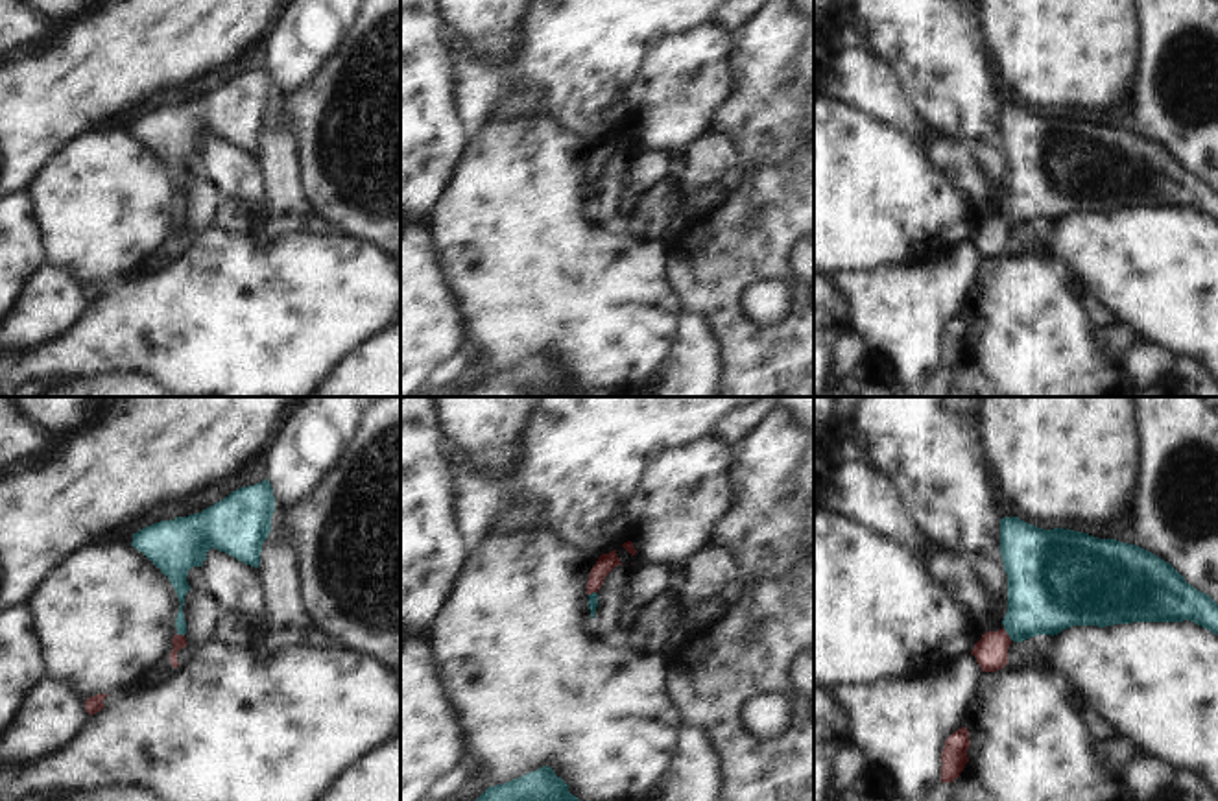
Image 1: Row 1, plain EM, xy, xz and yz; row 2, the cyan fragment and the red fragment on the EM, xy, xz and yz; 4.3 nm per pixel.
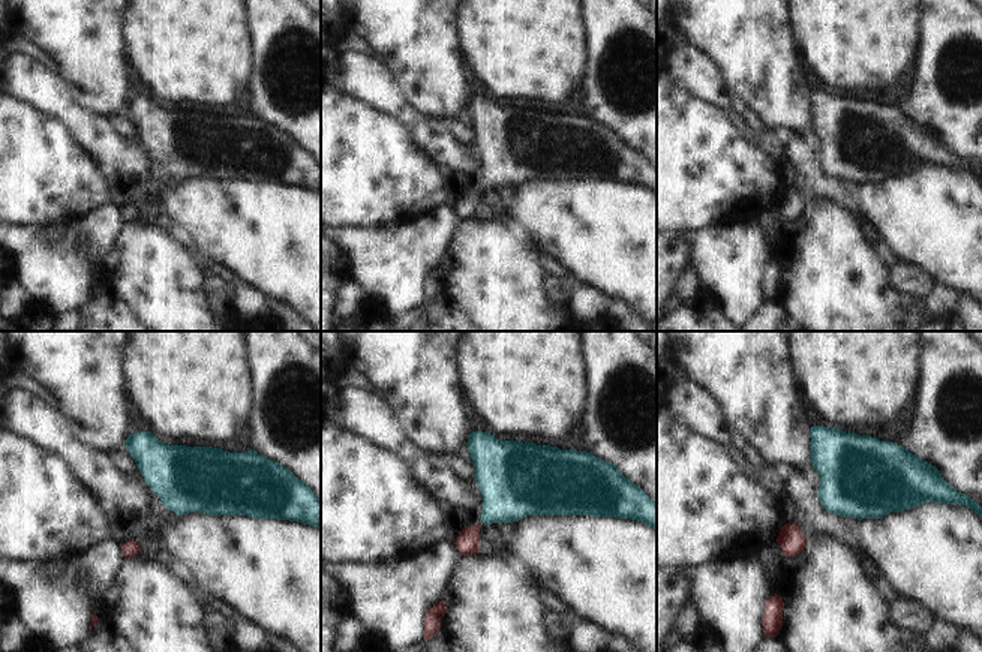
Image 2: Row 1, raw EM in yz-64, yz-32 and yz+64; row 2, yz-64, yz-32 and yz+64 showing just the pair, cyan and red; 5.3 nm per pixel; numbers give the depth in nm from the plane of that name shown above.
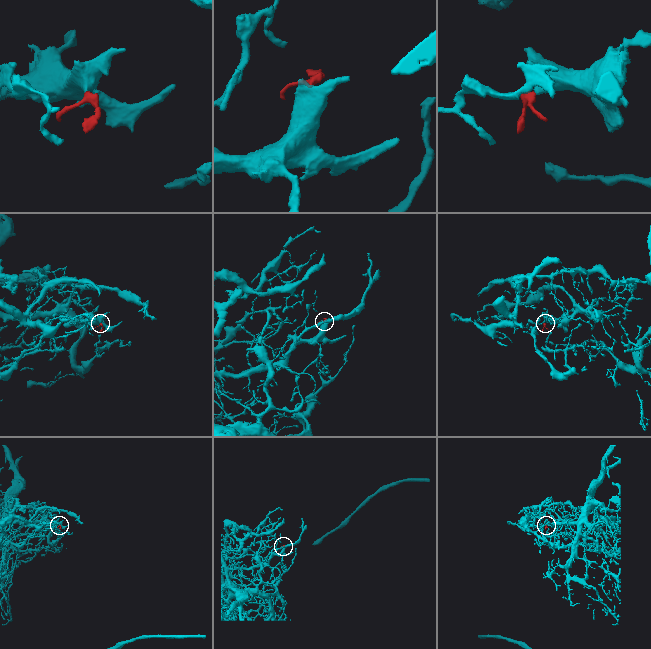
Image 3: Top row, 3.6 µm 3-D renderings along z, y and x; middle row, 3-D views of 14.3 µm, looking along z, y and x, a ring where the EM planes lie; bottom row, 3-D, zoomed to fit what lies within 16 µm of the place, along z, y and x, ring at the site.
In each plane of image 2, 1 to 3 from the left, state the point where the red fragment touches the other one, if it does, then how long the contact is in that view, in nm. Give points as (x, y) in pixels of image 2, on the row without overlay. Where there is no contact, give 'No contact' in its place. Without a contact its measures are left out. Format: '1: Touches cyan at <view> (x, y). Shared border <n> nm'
1: No contact
2: No contact
3: No contact.

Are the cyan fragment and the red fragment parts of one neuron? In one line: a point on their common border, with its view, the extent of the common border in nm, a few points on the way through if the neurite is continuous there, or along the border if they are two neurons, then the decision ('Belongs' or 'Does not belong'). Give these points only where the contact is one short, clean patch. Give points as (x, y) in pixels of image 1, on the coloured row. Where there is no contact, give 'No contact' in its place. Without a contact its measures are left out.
Touches cyan at yz (1006, 632). Shared border 70 nm. Path across: yz (1047, 591), (1006, 632), (991, 650). Belongs.

